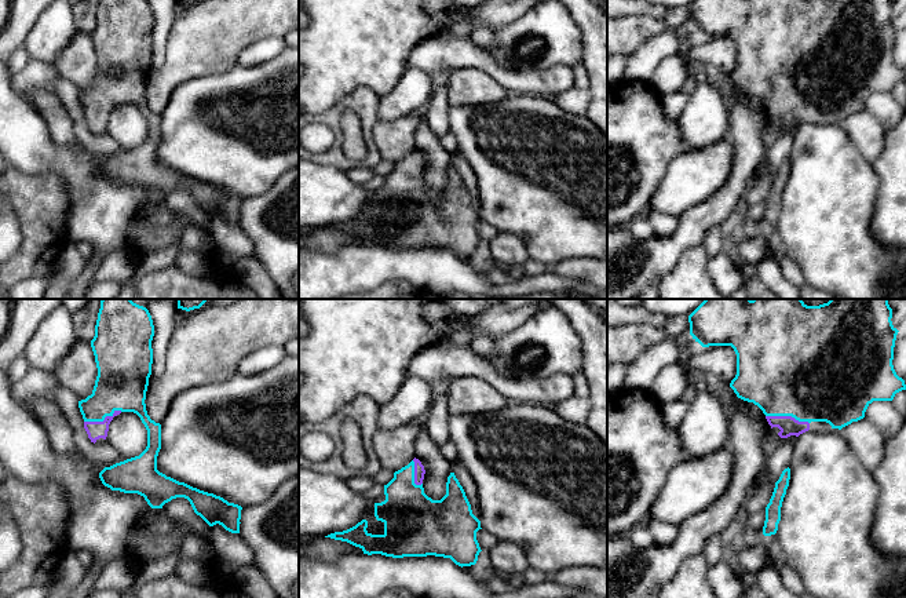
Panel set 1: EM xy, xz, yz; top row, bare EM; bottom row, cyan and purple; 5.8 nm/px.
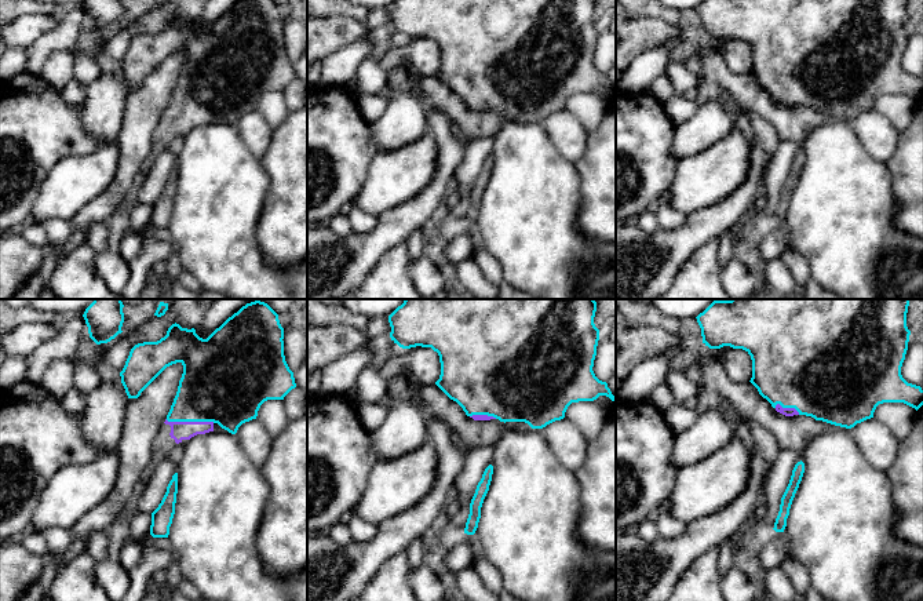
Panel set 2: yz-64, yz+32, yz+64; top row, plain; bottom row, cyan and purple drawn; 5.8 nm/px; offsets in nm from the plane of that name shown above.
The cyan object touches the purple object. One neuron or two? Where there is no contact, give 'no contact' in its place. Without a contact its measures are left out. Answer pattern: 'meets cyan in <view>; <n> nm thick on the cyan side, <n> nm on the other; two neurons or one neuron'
meets cyan in yz; 500 nm thick on the cyan side, 110 nm on the other; one neuron

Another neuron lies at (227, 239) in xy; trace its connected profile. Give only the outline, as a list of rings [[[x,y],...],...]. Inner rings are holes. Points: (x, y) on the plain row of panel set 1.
[[[222,216],[209,218],[213,249],[233,259],[252,258],[252,241],[240,225],[231,225]]]

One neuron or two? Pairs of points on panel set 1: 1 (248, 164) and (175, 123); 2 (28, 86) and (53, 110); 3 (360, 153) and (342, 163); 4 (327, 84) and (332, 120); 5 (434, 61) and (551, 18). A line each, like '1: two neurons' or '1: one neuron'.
1: one neuron
2: two neurons
3: two neurons
4: two neurons
5: two neurons

